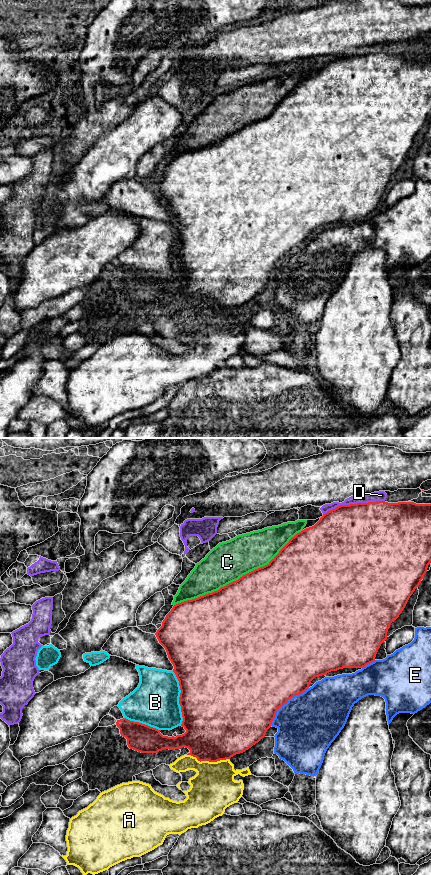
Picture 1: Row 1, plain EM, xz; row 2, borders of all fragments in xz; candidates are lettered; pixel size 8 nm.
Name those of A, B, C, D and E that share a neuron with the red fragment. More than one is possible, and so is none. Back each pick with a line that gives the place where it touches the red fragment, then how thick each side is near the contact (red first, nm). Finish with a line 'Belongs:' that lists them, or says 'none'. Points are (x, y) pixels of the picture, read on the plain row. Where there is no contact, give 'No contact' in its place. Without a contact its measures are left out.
C: Touches red at xz (239, 130). Thickness 500 nm (red) against 320 nm
Belongs: C

